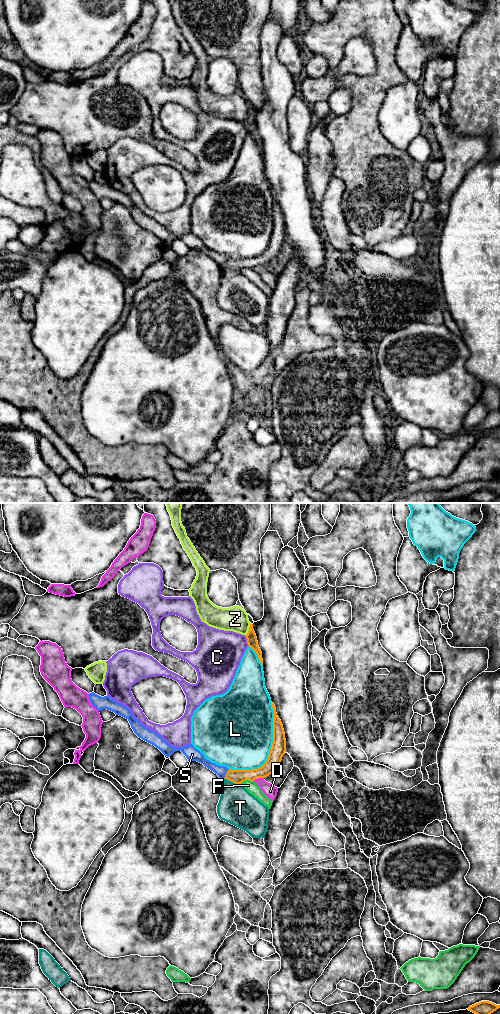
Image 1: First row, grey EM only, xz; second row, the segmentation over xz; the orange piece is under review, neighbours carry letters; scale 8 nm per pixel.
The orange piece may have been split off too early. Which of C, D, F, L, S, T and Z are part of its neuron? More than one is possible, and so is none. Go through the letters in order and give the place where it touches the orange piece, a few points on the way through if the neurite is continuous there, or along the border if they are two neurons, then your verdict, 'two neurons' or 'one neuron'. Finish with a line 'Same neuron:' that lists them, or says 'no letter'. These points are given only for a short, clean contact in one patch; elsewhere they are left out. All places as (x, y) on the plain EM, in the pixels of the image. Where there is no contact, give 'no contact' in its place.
C: xz (247, 129) | two neurons
D: xz (258, 265) | two neurons
F: xz (246, 267) | two neurons
L: xz (270, 238) | two neurons
S: xz (226, 262) | along xz (229, 257), (223, 266) | two neurons
T: xz (232, 269) | two neurons
Z: xz (249, 117) | two neurons
Same neuron: no letter

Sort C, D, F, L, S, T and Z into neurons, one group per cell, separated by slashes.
C / D / F / L / S T / Z

